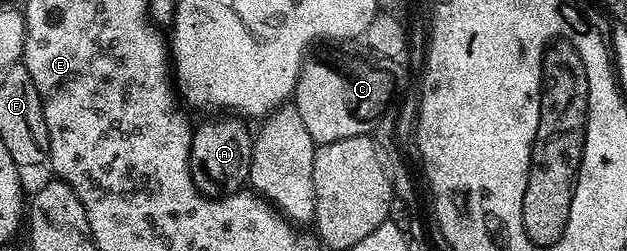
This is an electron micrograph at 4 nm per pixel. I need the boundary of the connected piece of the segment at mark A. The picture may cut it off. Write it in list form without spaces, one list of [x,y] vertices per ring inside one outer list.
[[[217,114],[214,120],[196,125],[191,138],[189,151],[189,169],[195,186],[205,196],[214,198],[229,196],[242,191],[249,179],[251,154],[253,153],[253,136],[244,119],[233,114]]]

